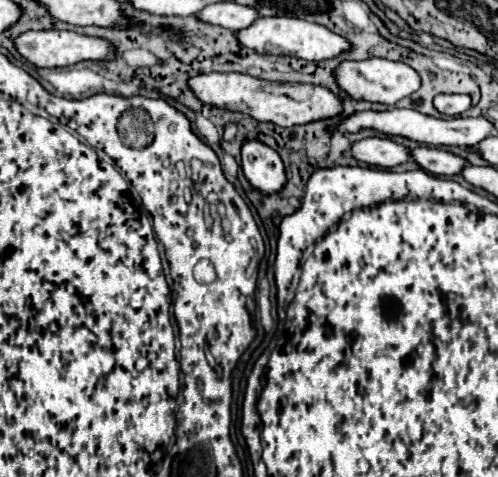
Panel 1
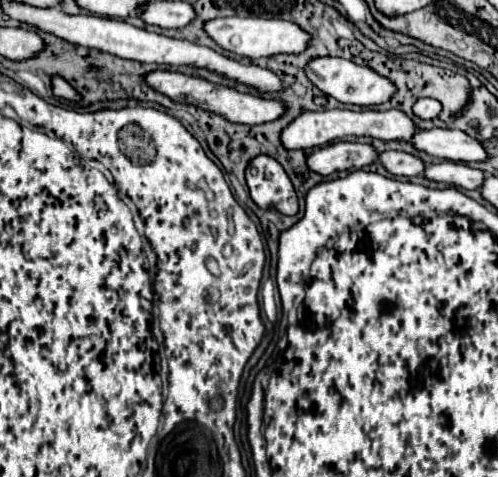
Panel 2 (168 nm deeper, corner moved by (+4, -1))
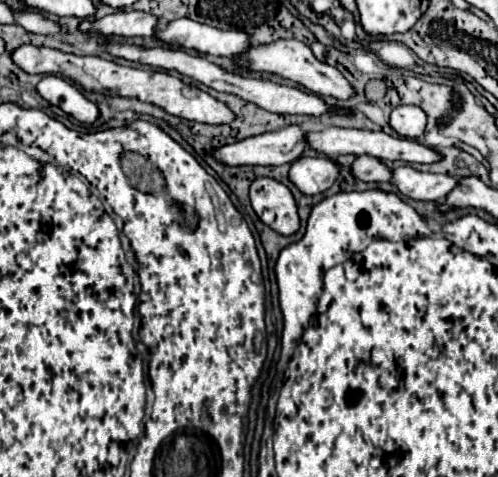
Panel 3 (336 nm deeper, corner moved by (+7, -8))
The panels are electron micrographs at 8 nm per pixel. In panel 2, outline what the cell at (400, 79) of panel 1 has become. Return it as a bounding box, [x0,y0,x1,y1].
[304,57,396,107]

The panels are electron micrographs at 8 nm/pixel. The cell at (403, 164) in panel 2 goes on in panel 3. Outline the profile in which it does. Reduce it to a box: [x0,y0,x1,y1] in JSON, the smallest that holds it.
[353,156,393,182]

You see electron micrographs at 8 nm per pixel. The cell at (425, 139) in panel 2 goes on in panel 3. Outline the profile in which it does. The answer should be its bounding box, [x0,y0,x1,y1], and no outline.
[307,128,443,164]

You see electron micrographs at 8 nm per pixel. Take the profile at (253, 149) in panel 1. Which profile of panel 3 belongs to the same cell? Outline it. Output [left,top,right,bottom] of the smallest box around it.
[249,178,299,236]

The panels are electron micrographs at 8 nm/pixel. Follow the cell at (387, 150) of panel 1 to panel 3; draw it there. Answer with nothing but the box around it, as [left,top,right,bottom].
[289,158,341,196]

